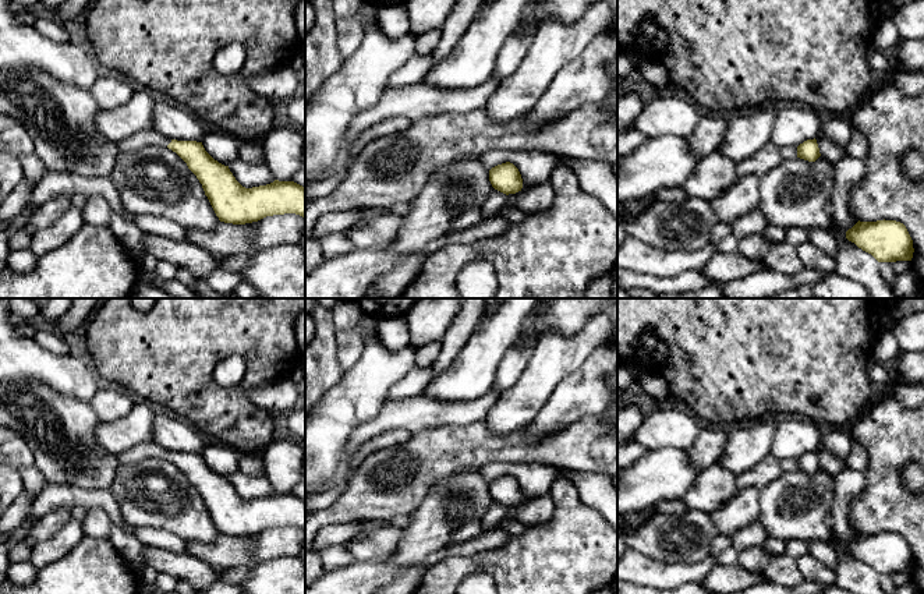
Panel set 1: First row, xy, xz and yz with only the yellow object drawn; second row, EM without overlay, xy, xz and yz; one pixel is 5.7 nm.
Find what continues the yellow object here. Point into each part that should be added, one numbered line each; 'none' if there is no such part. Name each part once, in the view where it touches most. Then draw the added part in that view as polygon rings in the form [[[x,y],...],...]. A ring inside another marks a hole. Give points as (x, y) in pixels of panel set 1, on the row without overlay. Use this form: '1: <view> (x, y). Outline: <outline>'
1: xy (144, 451). Outline: [[[152,441],[135,445],[134,448],[118,453],[117,457],[120,464],[137,464],[151,457],[167,459],[170,455],[170,450]]]

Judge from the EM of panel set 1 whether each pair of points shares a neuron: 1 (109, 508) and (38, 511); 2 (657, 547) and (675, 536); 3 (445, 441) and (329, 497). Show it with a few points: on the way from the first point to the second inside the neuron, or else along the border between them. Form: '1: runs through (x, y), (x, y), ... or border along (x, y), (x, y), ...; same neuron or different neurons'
1: runs through (91, 498), (56, 498); same neuron
2: runs through (661, 543), (665, 538), (671, 538); same neuron
3: border along (364, 460), (340, 497); different neurons

